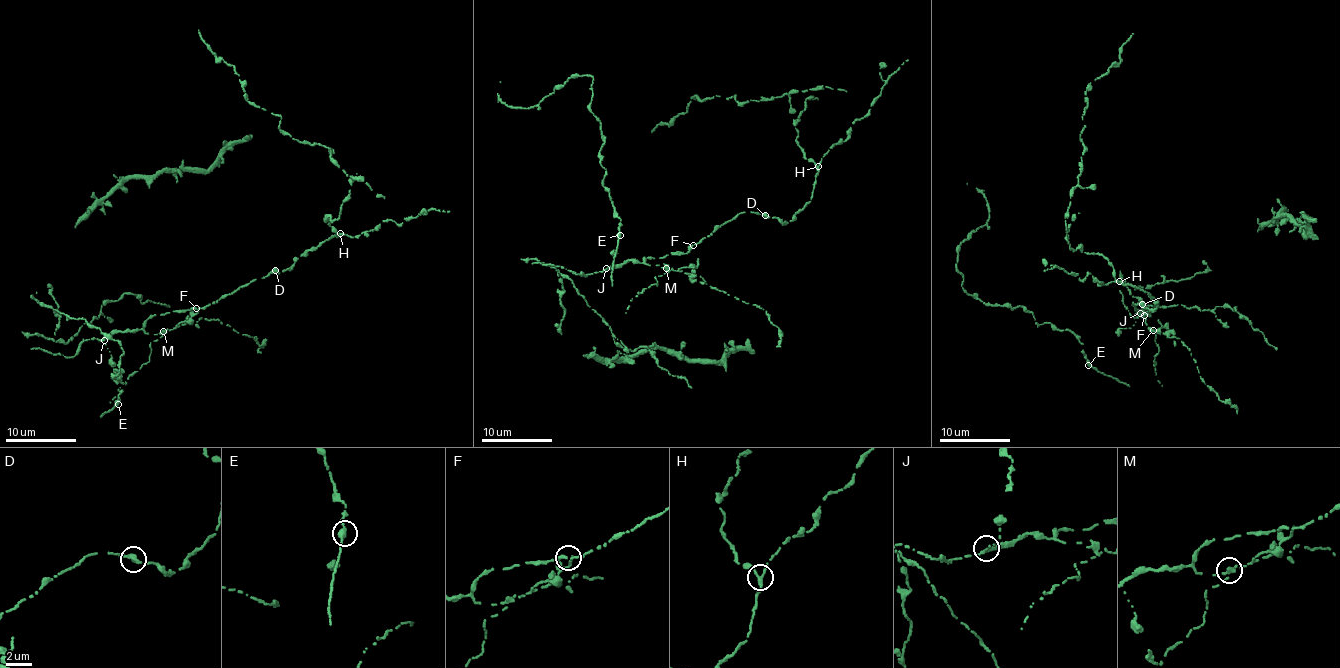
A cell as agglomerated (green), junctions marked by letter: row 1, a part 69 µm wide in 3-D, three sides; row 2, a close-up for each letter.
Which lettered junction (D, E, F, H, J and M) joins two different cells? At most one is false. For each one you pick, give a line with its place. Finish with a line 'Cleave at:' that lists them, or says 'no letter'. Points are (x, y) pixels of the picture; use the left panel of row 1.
M: at (163, 331)
Cleave at: M

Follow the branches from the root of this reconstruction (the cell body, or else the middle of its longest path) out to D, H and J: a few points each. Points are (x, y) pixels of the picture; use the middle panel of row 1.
D: (693, 245), (701, 242), (739, 213), (751, 211), (765, 215)
H: (693, 245), (744, 211), (775, 217), (788, 223), (811, 199), (818, 166)
J: (693, 245), (686, 253), (647, 257), (641, 263), (624, 261), (606, 268)

